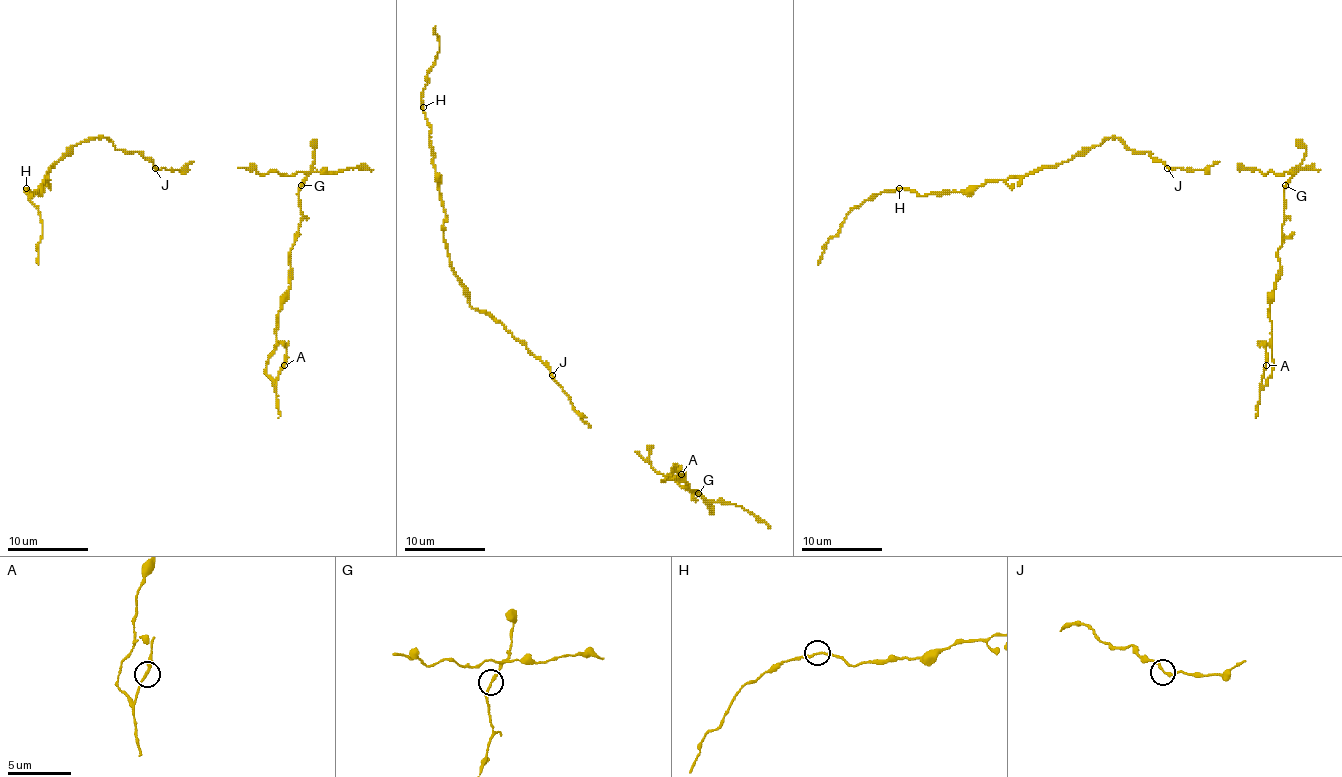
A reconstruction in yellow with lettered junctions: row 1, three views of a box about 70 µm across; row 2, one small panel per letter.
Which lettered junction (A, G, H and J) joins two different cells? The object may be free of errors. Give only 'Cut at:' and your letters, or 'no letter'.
Cut at: no letter

